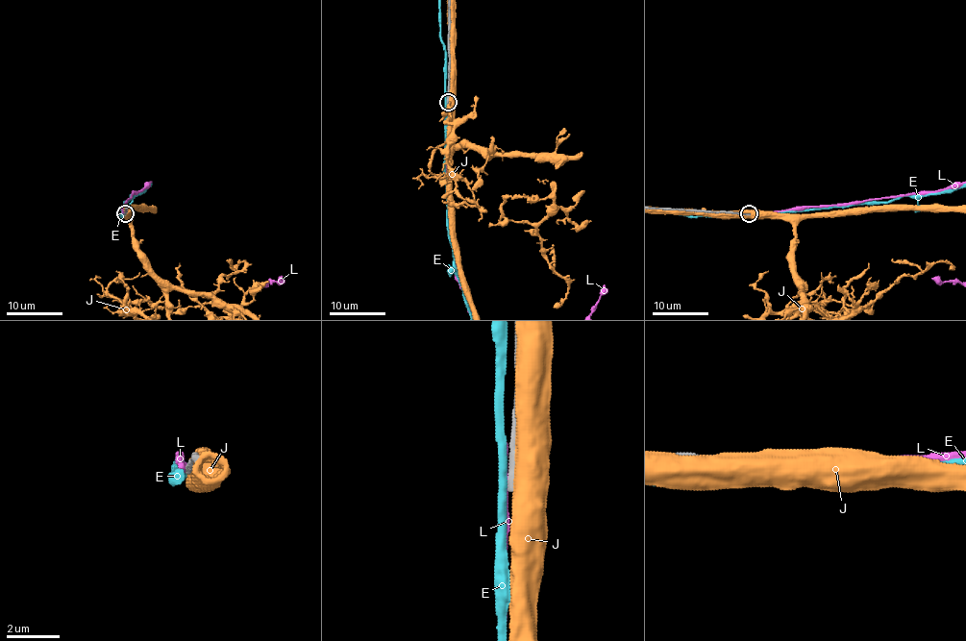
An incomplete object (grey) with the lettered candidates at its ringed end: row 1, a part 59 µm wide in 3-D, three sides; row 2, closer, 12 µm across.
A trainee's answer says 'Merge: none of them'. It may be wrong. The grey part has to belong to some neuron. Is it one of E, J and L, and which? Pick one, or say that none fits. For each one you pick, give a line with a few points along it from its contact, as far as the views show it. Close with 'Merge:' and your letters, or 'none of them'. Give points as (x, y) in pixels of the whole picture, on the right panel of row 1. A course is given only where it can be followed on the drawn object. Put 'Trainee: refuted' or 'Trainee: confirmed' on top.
Trainee: confirmed
Merge: none of them

